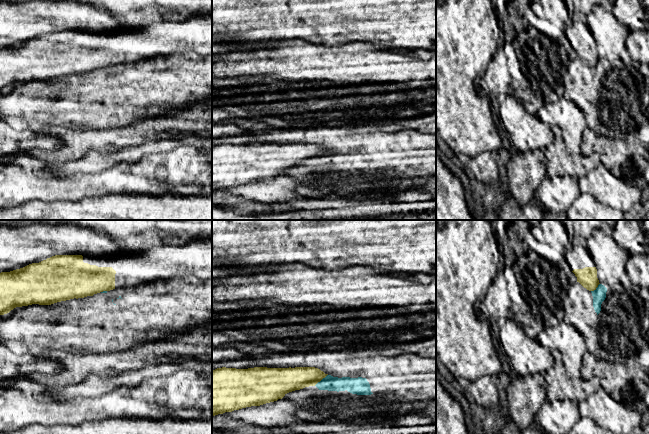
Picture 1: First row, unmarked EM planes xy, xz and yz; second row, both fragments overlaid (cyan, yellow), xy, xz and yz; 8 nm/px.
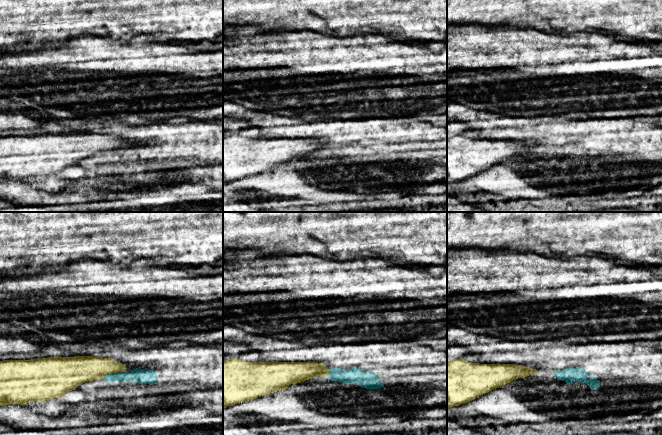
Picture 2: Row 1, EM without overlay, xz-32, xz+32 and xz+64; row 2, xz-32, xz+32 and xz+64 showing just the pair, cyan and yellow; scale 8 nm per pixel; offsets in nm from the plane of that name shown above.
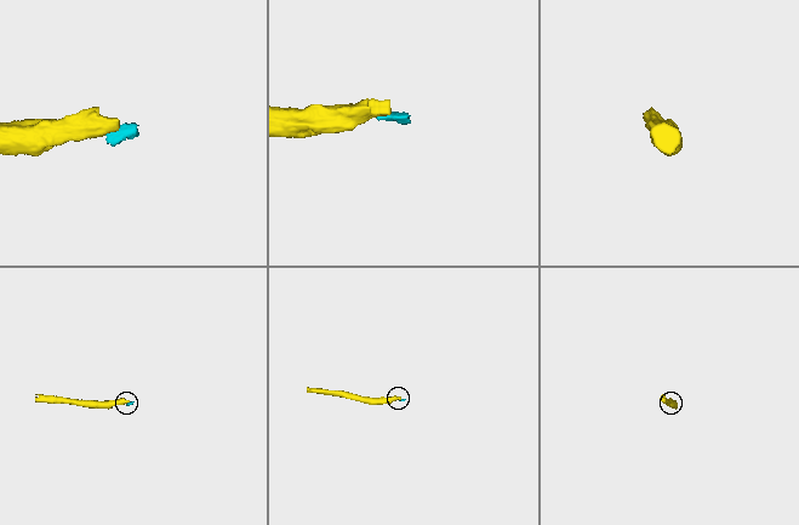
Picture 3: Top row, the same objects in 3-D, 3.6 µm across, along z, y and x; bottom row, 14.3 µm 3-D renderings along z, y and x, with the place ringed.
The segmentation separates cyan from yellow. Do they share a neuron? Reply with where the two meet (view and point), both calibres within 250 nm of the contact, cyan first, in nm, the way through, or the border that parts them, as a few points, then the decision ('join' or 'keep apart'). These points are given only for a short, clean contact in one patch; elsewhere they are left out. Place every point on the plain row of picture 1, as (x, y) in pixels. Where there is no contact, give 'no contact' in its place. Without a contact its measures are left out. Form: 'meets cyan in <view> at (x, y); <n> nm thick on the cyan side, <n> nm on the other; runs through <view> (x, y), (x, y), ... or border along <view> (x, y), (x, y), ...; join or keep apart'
meets cyan in xz at (321, 156); 120 nm thick on the cyan side, 190 nm on the other; border along xz (327, 150), (314, 161); keep apart

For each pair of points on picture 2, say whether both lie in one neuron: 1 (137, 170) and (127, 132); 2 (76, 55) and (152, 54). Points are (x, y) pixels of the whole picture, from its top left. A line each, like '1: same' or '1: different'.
1: different
2: same

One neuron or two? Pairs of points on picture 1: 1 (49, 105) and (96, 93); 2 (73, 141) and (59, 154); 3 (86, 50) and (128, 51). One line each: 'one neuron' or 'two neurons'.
1: one neuron
2: one neuron
3: one neuron

